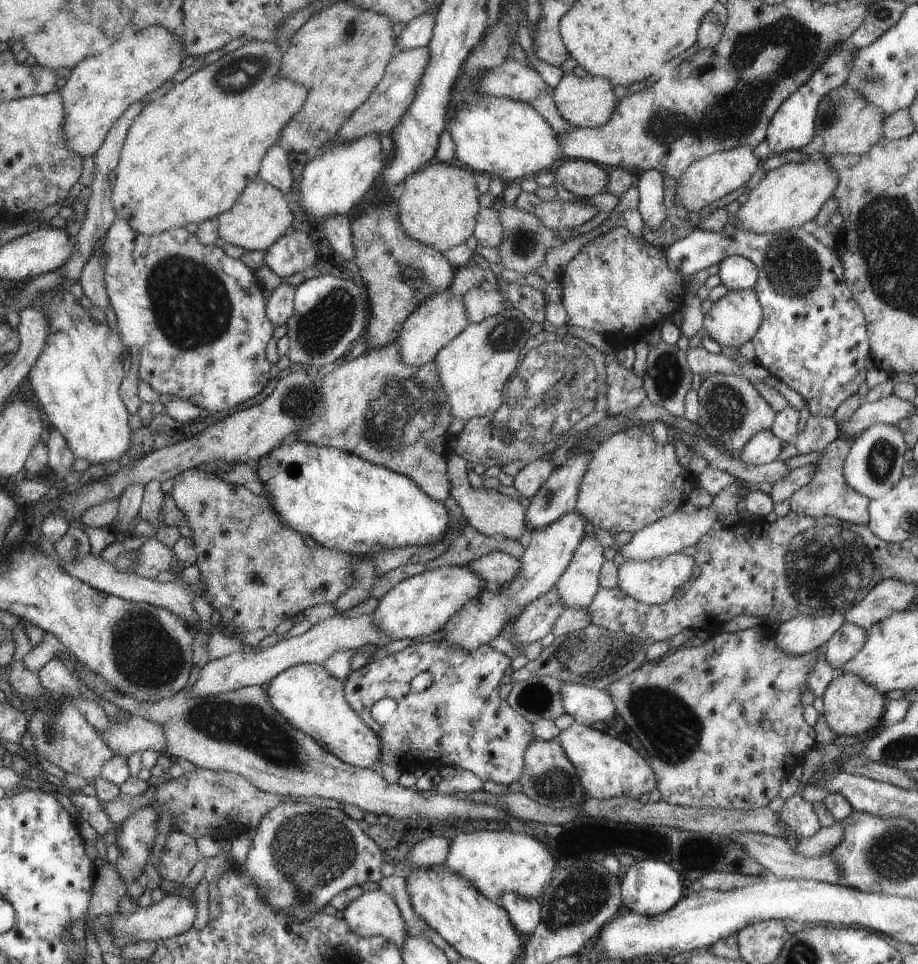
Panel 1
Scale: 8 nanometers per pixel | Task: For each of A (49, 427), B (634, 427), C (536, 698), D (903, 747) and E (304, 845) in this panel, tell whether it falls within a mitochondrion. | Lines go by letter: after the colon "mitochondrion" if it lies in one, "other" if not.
A: other
B: other
C: mitochondrion
D: mitochondrion
E: mitochondrion

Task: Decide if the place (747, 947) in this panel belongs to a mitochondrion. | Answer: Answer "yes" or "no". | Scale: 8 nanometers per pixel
no

